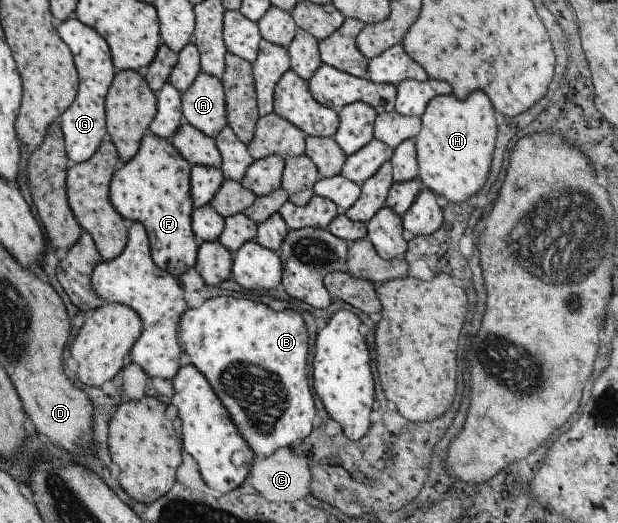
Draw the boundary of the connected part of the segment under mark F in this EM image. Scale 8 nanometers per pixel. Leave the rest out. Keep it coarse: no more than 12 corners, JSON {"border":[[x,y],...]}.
{"border":[[148,131],[109,198],[144,224],[152,259],[196,265],[191,165]]}

